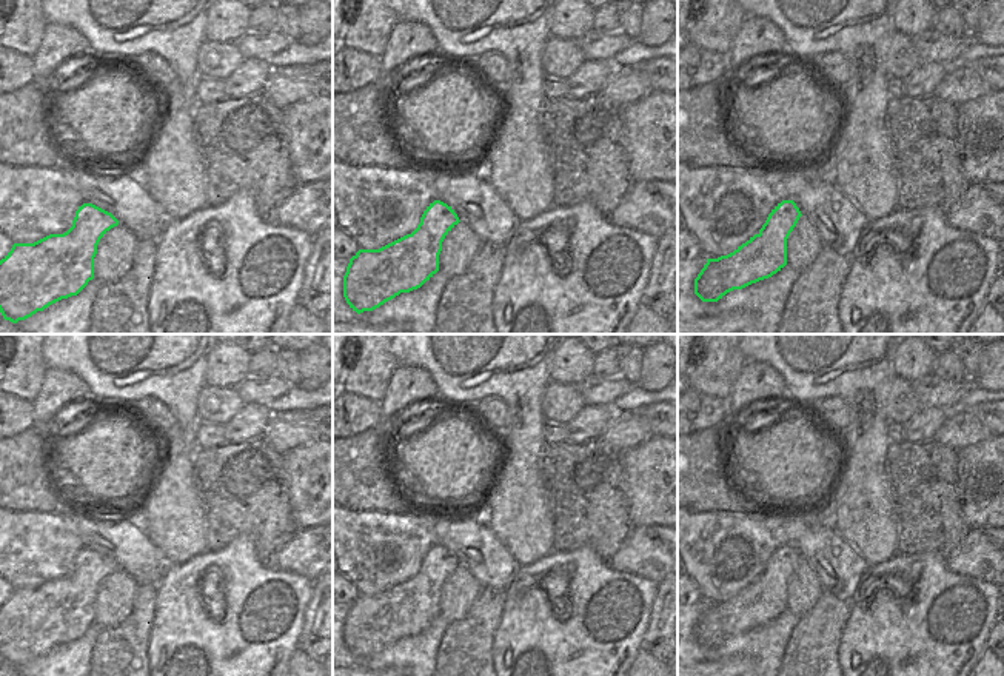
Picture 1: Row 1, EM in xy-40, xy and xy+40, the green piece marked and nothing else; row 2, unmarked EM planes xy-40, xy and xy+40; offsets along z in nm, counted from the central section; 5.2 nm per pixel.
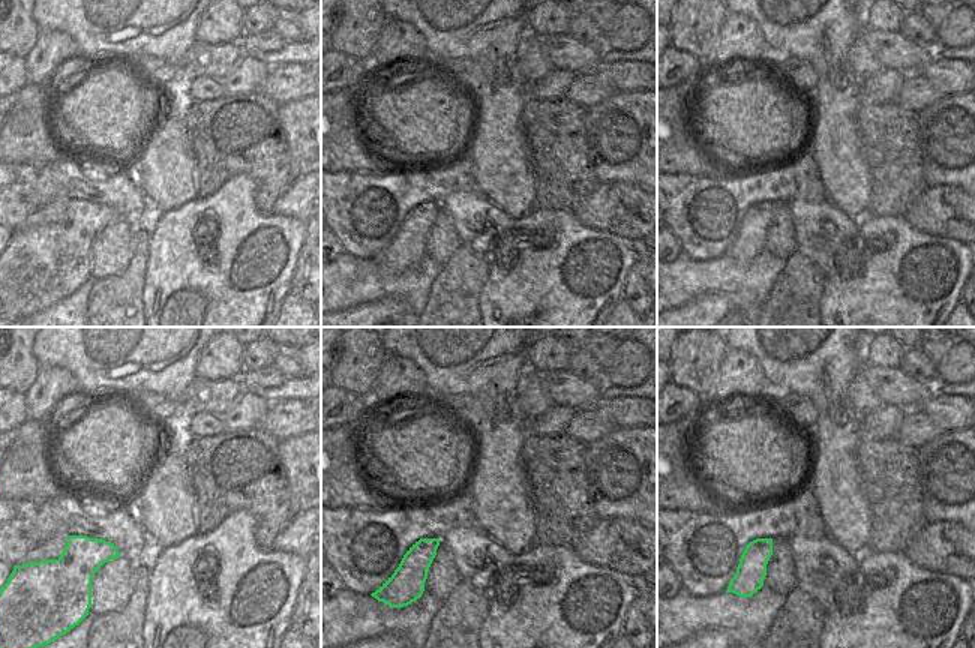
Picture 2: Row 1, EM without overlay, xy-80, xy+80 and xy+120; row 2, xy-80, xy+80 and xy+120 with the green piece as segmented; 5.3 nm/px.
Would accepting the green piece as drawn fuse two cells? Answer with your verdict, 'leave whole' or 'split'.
split

